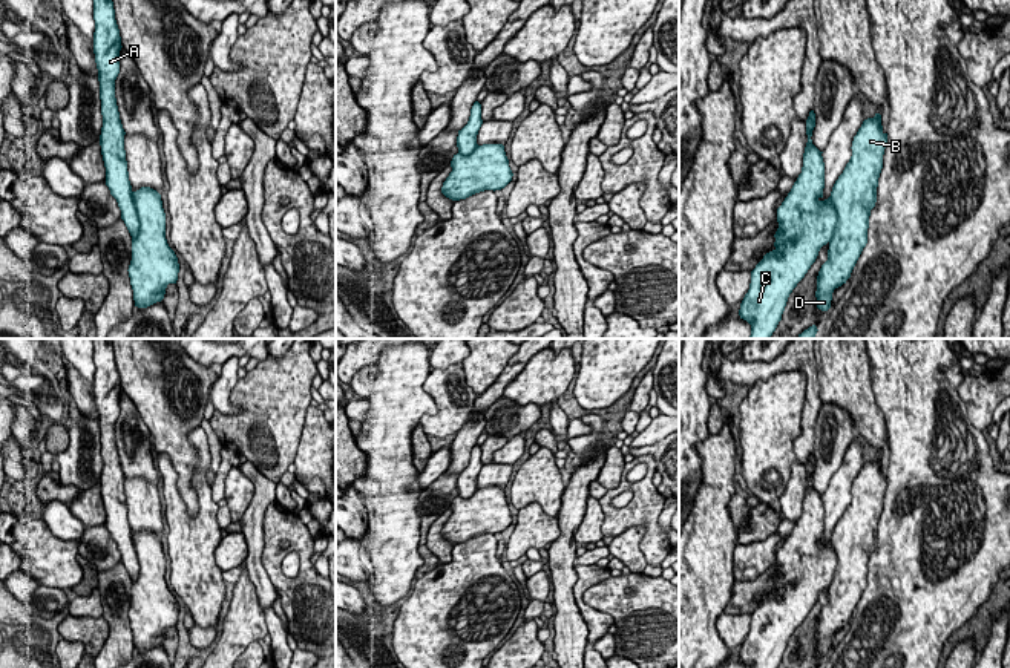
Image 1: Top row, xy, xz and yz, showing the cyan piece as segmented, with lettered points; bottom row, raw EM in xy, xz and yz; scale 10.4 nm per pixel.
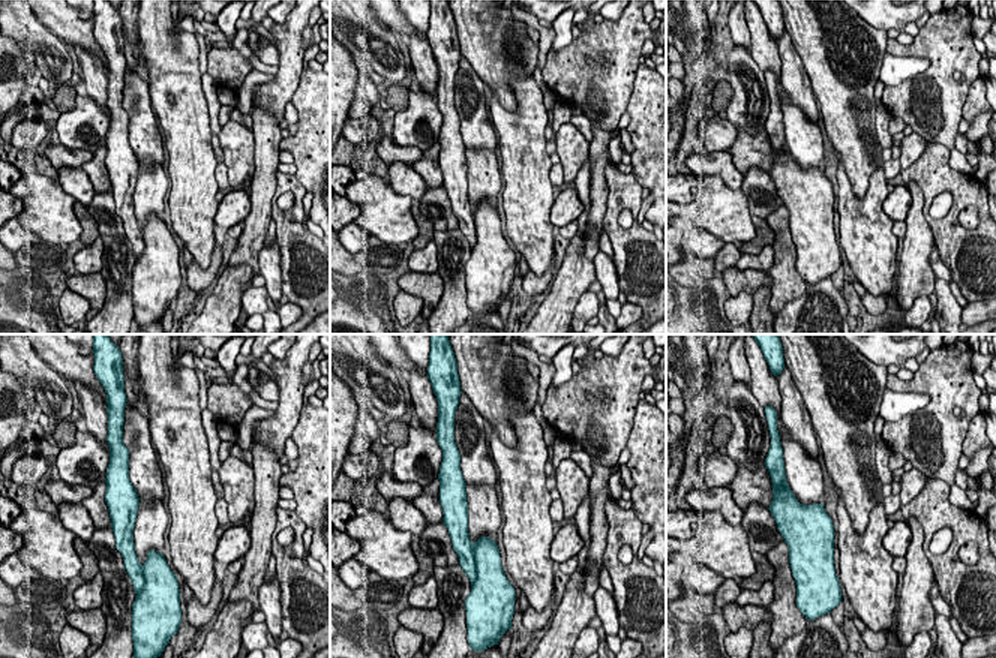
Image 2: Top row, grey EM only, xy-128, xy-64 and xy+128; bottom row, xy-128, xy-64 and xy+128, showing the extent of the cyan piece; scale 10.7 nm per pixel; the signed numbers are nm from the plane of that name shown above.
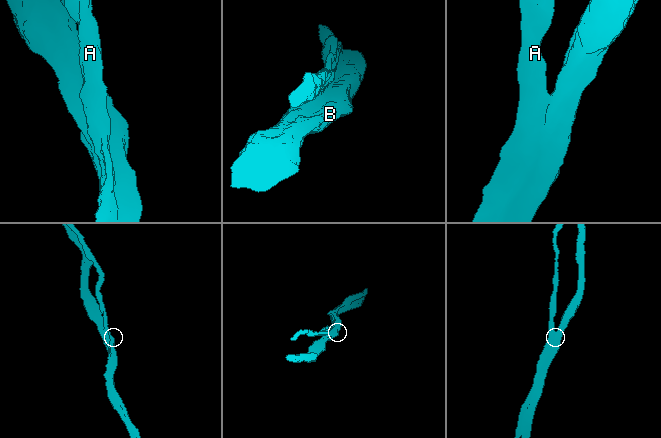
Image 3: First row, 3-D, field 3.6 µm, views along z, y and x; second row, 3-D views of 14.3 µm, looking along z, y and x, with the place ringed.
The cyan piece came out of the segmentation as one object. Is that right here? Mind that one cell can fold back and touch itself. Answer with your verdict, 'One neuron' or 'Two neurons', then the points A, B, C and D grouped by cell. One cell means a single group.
One neuron. Groups: A B C D

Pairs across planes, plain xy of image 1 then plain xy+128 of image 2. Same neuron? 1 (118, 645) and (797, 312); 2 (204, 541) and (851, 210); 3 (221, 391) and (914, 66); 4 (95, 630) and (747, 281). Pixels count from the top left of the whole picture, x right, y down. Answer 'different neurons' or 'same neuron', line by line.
1: different neurons
2: same neuron
3: same neuron
4: same neuron

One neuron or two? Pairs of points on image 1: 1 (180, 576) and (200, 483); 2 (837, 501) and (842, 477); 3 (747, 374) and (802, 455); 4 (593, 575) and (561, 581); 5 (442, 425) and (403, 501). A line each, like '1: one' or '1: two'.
1: one
2: one
3: one
4: two
5: two

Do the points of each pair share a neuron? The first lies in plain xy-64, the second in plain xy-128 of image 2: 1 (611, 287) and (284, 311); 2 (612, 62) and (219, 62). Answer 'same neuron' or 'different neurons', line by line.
1: different neurons
2: same neuron

